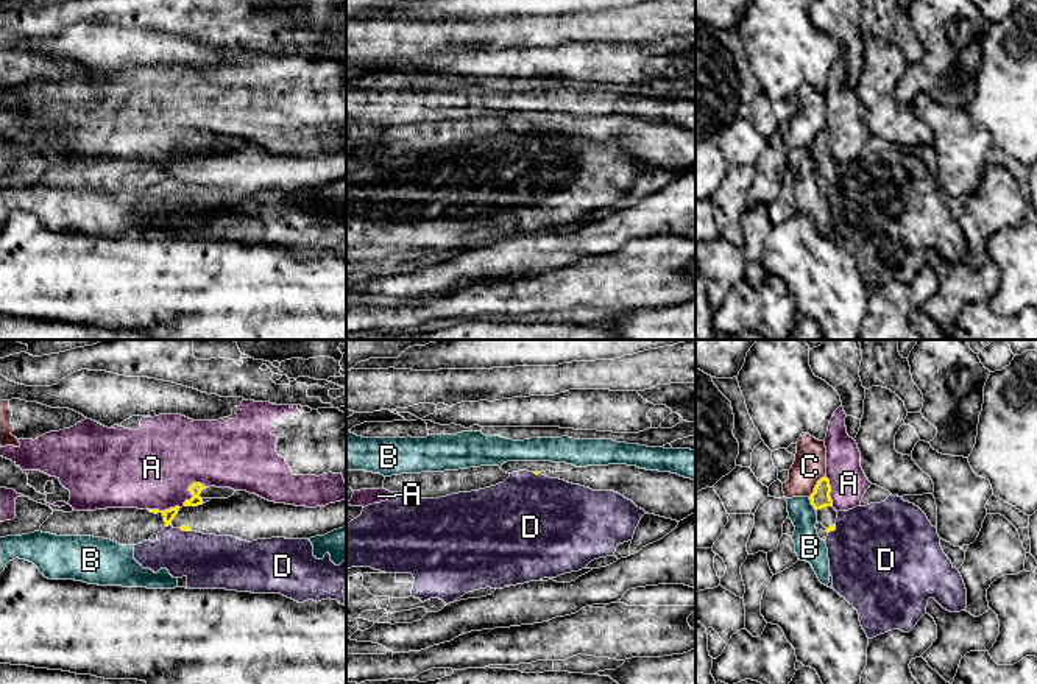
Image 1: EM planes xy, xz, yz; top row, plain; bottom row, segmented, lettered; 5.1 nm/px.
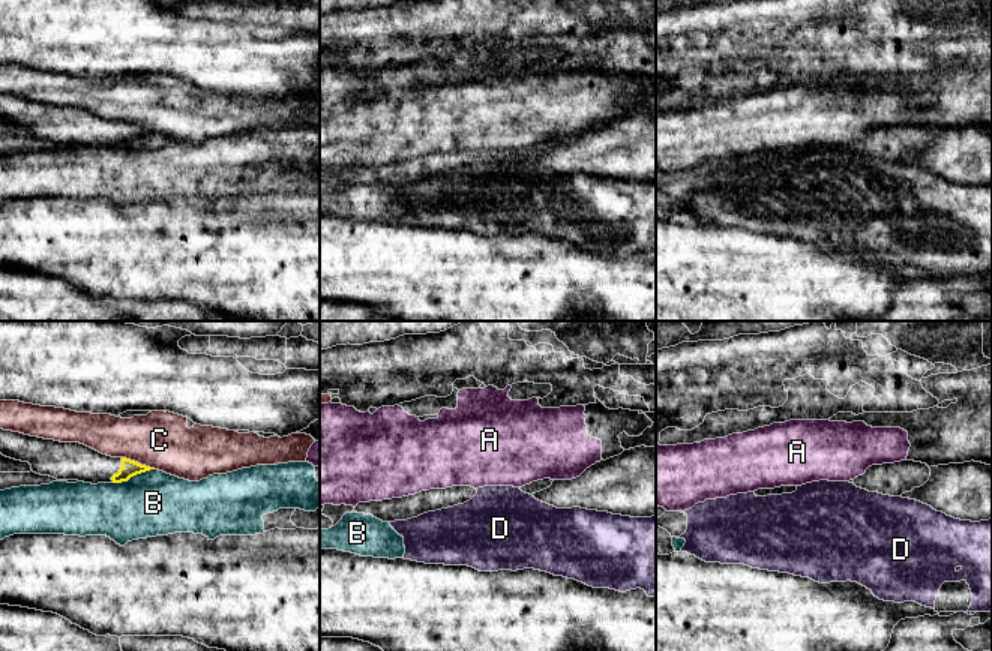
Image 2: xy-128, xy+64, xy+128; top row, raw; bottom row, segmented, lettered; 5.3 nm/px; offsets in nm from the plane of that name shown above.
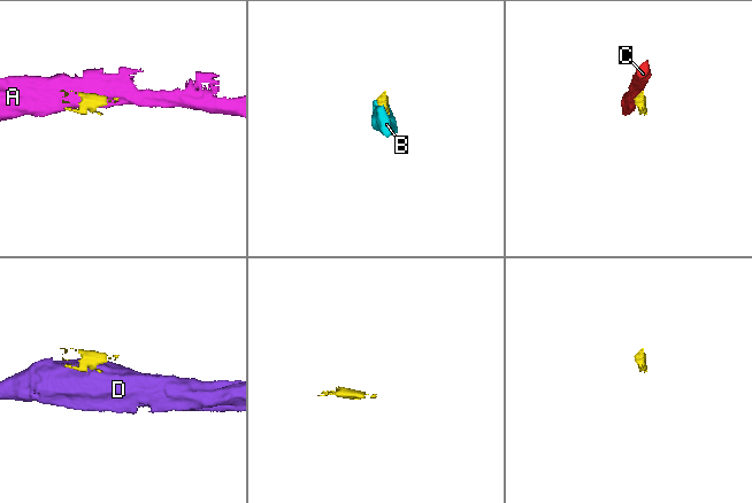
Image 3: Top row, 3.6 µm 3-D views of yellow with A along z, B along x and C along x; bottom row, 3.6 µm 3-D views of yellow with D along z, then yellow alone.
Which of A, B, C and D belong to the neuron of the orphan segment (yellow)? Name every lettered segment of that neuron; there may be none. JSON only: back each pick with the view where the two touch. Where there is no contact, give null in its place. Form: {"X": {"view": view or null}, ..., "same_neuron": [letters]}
{"same_neuron": []}

